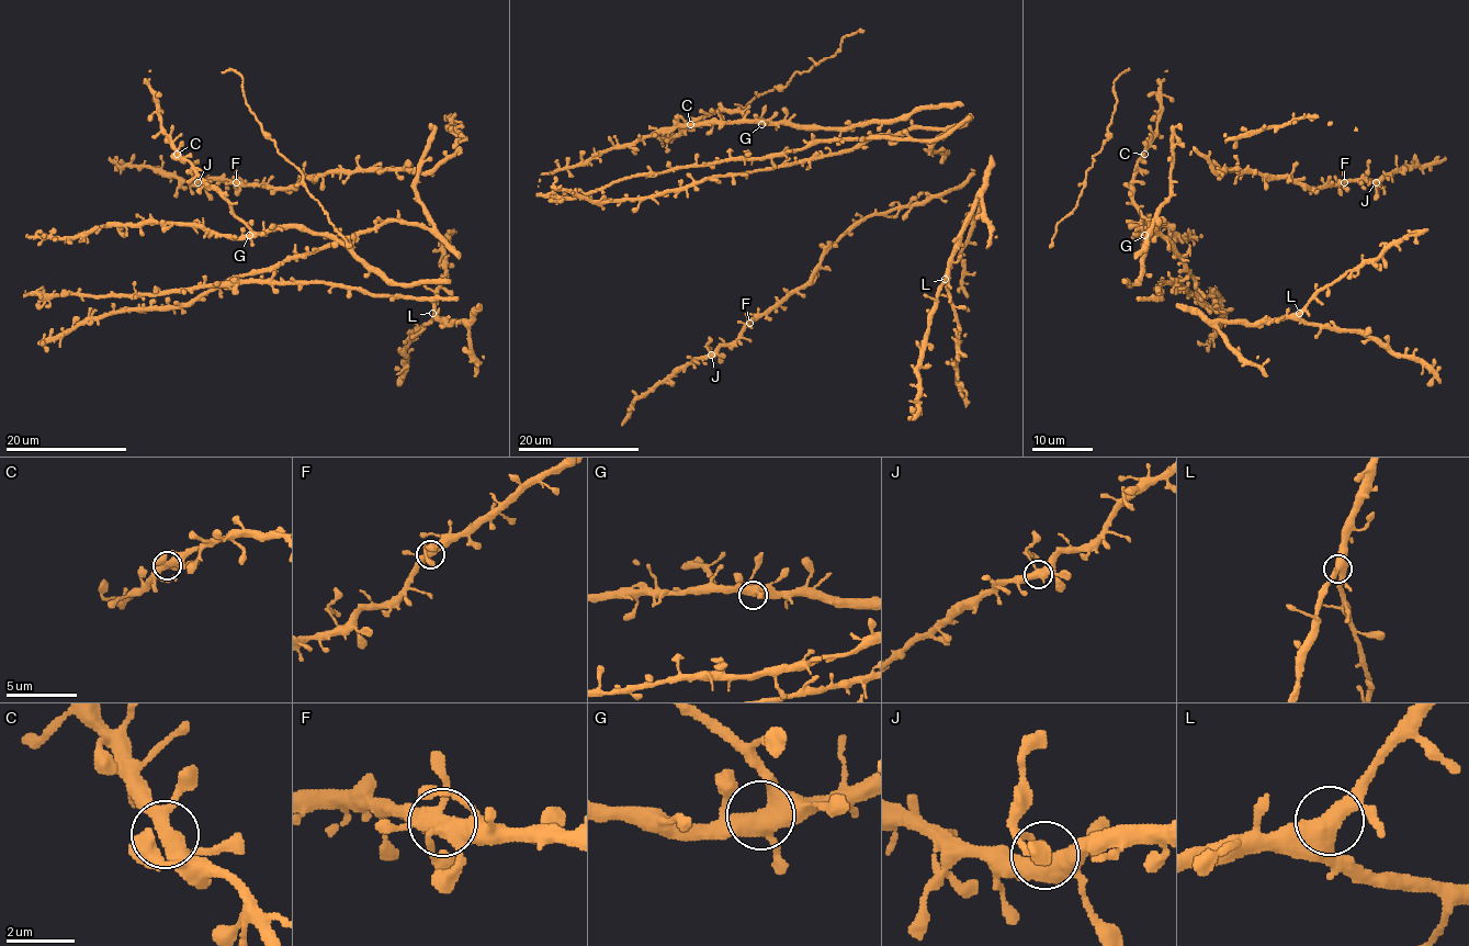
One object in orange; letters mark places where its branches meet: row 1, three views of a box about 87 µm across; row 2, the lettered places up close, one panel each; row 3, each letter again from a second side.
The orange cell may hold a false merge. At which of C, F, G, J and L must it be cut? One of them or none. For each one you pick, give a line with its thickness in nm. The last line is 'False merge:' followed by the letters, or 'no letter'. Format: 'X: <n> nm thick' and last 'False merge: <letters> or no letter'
J: 460 nm thick
False merge: J

